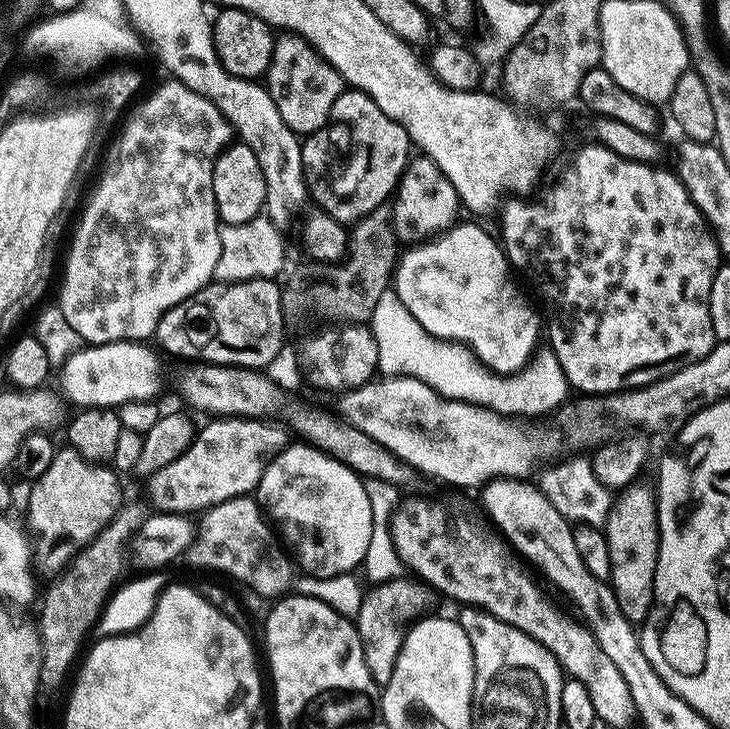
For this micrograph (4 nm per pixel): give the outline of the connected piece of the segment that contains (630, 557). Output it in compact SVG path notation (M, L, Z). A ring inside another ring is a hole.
M633 482L627 488L619 489L612 501L608 521L602 525L608 539L610 570L609 577L614 598L622 606L622 614L632 625L643 625L652 606L654 594L654 574L658 566L660 549L660 523L656 517L656 494L651 487Z

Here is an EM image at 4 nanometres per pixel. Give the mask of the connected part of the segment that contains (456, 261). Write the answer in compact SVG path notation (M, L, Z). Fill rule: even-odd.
M460 222L427 242L409 247L408 253L399 257L394 287L419 327L435 337L468 344L493 371L513 372L536 350L536 339L542 336L542 316L516 289L510 261L501 241L493 236L476 224Z

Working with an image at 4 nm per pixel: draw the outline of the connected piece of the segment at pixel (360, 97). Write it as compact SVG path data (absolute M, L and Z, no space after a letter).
M345 90L330 110L330 120L327 123L330 126L334 126L332 121L334 111L338 116L350 118L354 122L354 126L358 126L358 122L360 122L360 134L358 134L360 150L364 146L364 154L368 154L368 166L364 166L364 170L360 170L364 174L364 176L360 176L360 180L368 182L368 206L379 208L395 193L396 185L400 183L400 175L404 173L404 167L409 162L410 141L406 130L402 130L402 126L398 122L394 122L394 118L386 118L386 114L382 114L380 107L365 92Z

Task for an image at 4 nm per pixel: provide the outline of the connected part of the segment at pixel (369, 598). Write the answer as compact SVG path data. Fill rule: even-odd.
M393 578L390 580L381 580L371 585L364 594L364 601L358 610L358 614L354 617L354 623L360 641L362 642L362 654L366 658L366 670L370 670L370 674L374 678L374 682L381 686L390 682L390 674L394 674L394 662L398 662L398 654L402 650L402 642L404 635L408 633L408 629L421 619L429 611L428 608L432 604L433 589L419 578L408 578L412 580L399 580Z

